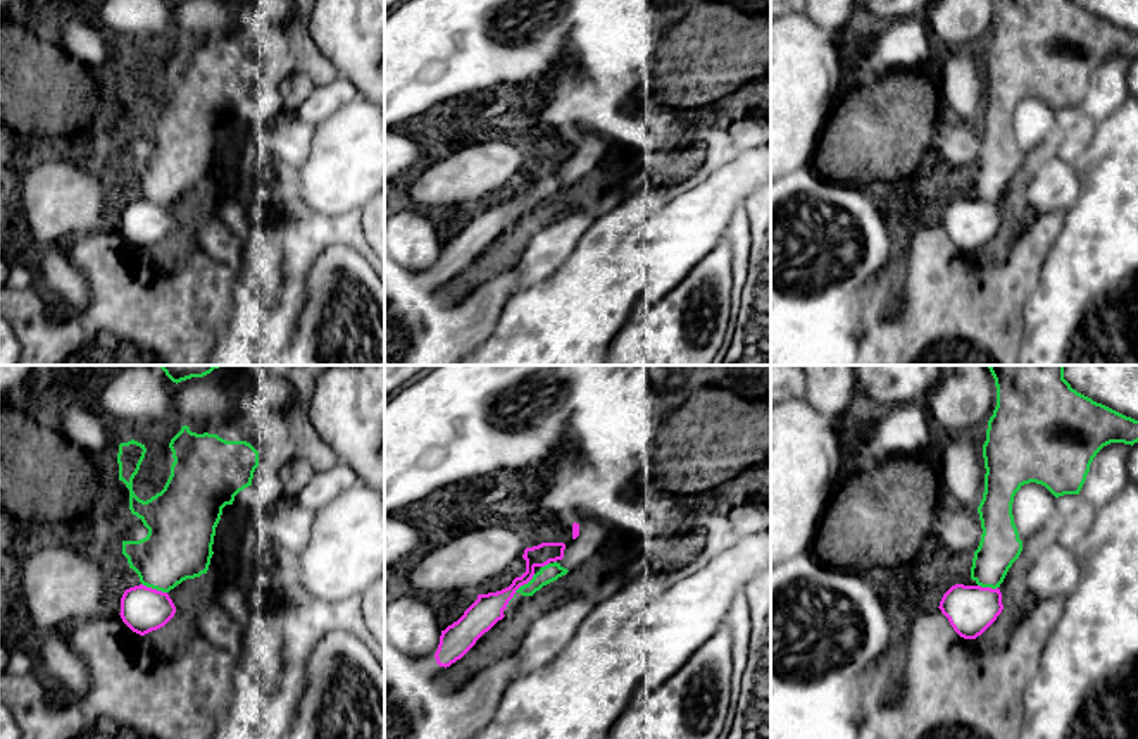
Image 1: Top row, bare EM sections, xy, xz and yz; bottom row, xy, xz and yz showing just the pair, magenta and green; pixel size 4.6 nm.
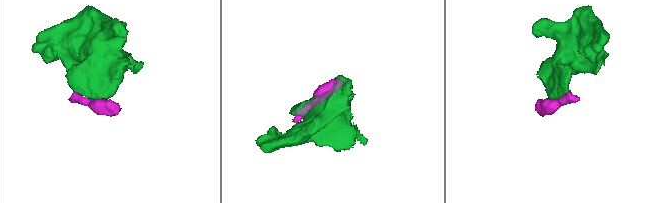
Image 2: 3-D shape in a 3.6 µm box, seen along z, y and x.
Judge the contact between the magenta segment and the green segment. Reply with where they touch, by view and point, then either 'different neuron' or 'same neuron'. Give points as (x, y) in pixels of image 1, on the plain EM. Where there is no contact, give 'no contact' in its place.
xz (518, 202) | different neuron

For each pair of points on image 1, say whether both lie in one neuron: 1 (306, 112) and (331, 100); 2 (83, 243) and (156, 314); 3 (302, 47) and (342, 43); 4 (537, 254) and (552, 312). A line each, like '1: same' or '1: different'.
1: same
2: same
3: different
4: different

